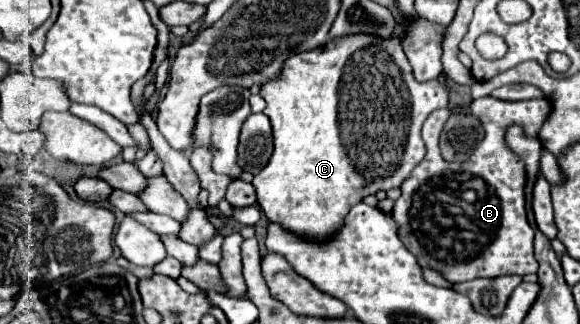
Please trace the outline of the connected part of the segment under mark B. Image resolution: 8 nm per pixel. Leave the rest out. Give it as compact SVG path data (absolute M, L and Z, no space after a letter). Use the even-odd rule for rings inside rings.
M481 97L468 107L455 109L437 109L433 111L423 124L423 141L427 153L407 181L401 185L401 197L395 201L393 219L399 227L399 239L403 245L417 257L421 267L431 267L439 271L451 283L463 283L477 277L499 277L499 275L529 275L537 273L537 261L533 255L533 229L527 223L525 211L525 183L527 169L525 164L505 143L505 131L511 125L523 127L527 137L539 137L539 129L543 121L551 113L551 103L547 99L531 99L531 101L503 101L495 97ZM455 113L471 113L479 117L485 129L483 143L475 149L473 155L463 163L447 163L443 159L439 147L439 138L449 115Z

